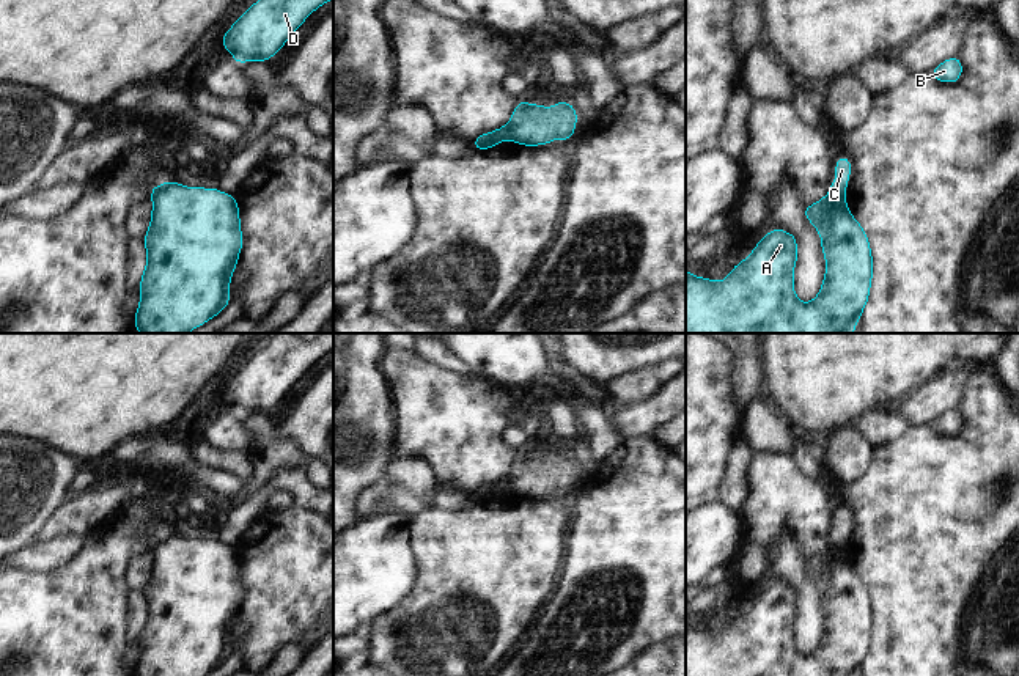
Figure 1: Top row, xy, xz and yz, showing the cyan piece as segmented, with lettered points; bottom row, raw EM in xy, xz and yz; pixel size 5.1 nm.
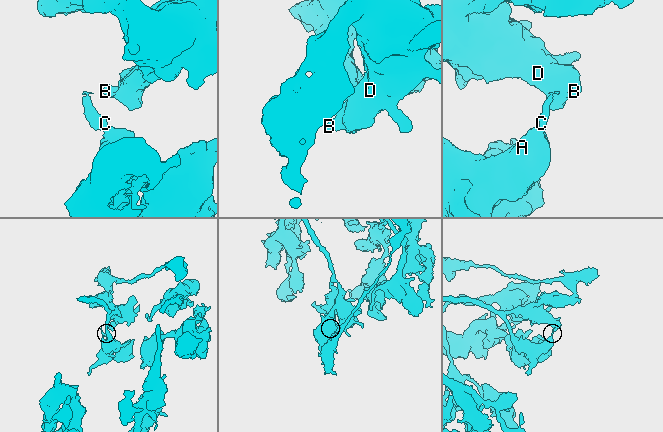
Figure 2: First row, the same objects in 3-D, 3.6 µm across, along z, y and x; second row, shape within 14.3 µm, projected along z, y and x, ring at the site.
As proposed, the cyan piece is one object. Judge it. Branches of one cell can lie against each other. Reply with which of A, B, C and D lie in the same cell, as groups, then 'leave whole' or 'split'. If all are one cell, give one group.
A B D / C; split

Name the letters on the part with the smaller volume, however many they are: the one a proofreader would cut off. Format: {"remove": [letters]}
{"remove": ["C"]}

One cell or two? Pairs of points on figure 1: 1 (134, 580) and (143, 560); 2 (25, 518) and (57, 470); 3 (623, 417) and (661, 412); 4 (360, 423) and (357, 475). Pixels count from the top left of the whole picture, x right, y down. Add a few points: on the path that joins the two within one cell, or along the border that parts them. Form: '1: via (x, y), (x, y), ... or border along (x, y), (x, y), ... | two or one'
1: via (136, 576), (139, 565) | one
2: via (25, 506), (25, 502), (46, 481) | one
3: via (632, 417), (651, 414) | one
4: via (357, 436), (357, 462) | one

